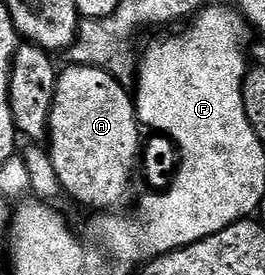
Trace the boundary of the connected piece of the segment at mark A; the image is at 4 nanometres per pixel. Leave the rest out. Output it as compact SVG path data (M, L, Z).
M77 63L78 65L70 65L65 70L59 72L58 82L56 83L56 95L52 103L52 115L50 116L50 132L48 134L48 152L52 159L52 167L56 167L56 179L60 179L63 190L67 194L71 193L76 200L92 205L98 209L96 211L114 211L117 205L122 205L126 201L126 196L130 193L130 180L136 177L136 162L140 157L140 122L138 120L138 111L136 108L135 98L132 96L131 90L122 82L98 65L87 65L85 63Z

